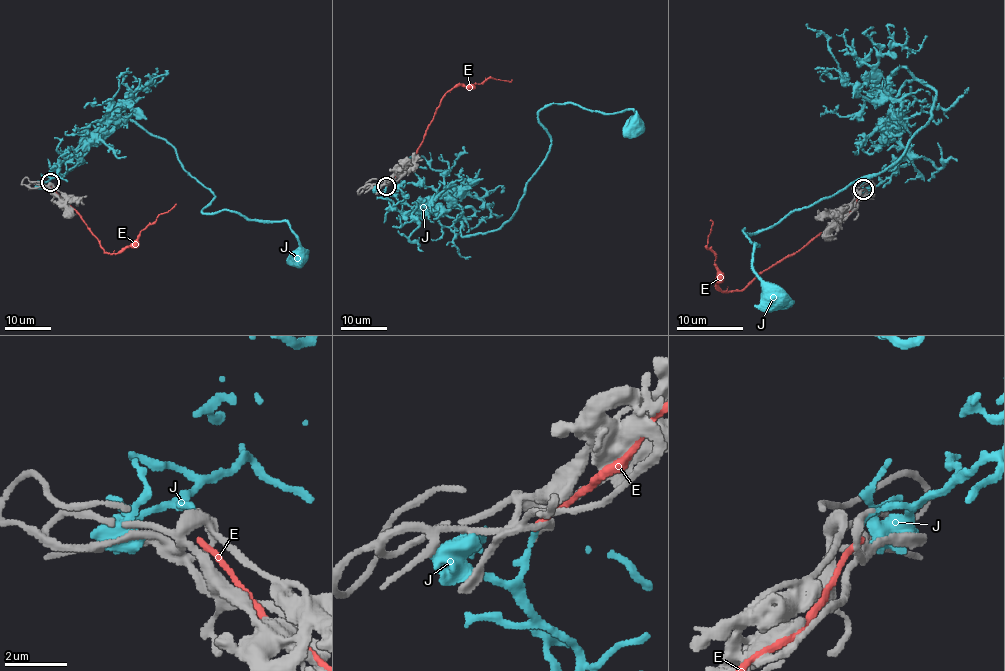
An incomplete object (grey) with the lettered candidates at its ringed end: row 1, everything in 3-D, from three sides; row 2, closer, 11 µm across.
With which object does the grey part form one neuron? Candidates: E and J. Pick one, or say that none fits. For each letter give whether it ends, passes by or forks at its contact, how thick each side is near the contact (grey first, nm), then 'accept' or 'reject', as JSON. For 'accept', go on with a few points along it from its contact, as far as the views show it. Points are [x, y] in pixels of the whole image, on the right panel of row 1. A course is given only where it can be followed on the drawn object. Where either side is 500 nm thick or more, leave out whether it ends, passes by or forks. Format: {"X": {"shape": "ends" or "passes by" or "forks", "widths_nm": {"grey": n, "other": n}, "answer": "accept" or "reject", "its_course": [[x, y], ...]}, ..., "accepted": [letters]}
{"E": {"shape": "ends", "widths_nm": {"grey": 220, "other": 200}, "answer": "reject"}, "J": {"shape": "ends", "widths_nm": {"grey": 180, "other": 170}, "answer": "reject"}, "accepted": []}

